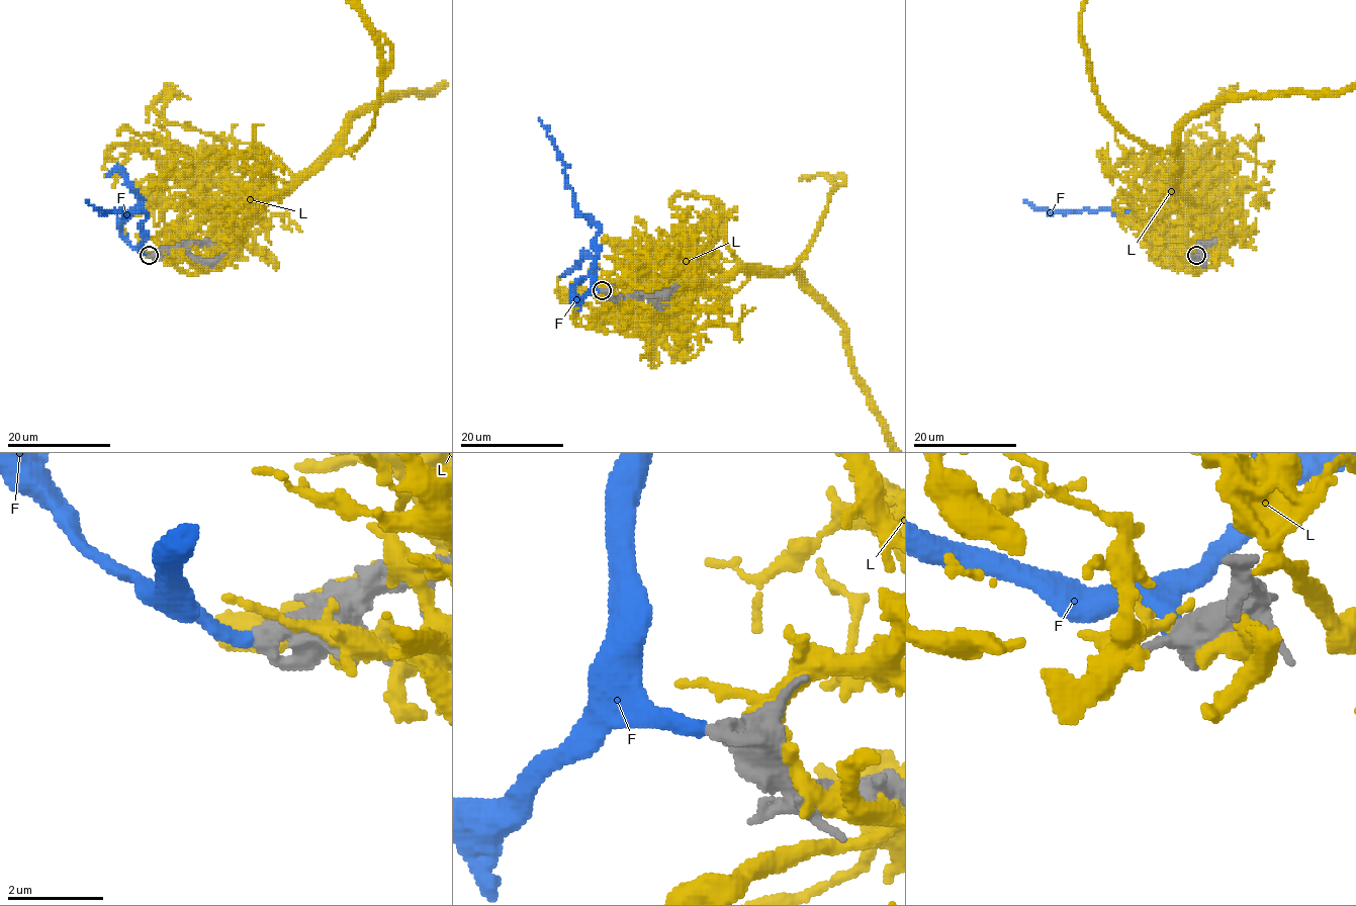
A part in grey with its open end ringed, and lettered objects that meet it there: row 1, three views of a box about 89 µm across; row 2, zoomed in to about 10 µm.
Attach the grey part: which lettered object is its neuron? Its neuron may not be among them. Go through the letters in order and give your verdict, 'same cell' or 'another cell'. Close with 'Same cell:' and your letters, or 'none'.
F: same cell
L: another cell
Same cell: F

